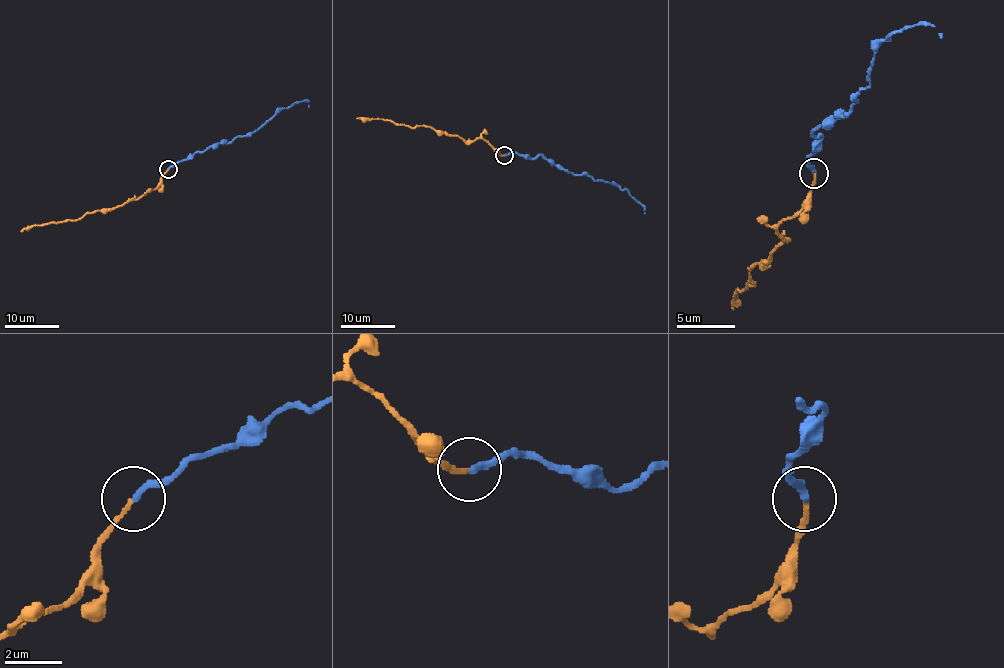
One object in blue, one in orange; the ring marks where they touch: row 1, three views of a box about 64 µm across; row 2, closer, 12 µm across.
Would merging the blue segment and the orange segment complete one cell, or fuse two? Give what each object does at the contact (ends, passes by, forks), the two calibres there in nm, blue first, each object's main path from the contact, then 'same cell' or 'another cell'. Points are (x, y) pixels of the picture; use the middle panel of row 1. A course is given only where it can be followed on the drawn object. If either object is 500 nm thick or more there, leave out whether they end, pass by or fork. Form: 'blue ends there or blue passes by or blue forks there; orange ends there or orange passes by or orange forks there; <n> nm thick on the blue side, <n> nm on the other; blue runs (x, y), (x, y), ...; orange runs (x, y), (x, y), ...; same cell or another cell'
blue ends there; orange ends there; 240 nm thick on the blue side, 150 nm on the other; blue runs (504, 155), (516, 153), (531, 158), (543, 155), (574, 174), (612, 182), (628, 192), (644, 213); orange runs (503, 155), (481, 138), (464, 141), (457, 135), (437, 133), (426, 126), (413, 127), (383, 119), (356, 118); same cell

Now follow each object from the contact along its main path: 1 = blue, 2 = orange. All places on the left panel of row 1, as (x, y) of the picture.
1: (168, 169), (195, 152), (219, 143), (230, 143), (238, 136), (248, 136), (292, 104), (308, 101), (308, 107)
2: (167, 169), (161, 182), (136, 199), (128, 199), (110, 209), (85, 213), (77, 220), (31, 225), (20, 230)

